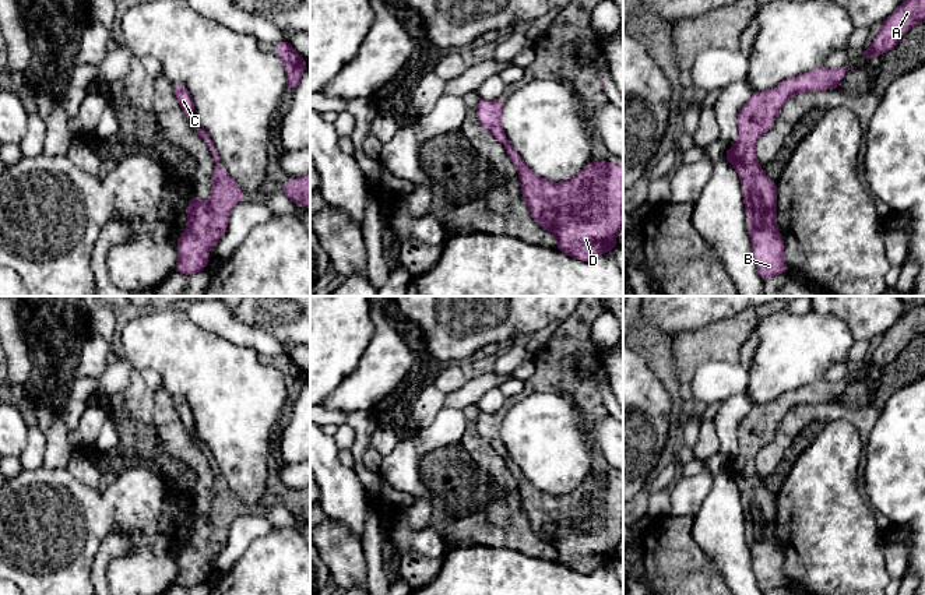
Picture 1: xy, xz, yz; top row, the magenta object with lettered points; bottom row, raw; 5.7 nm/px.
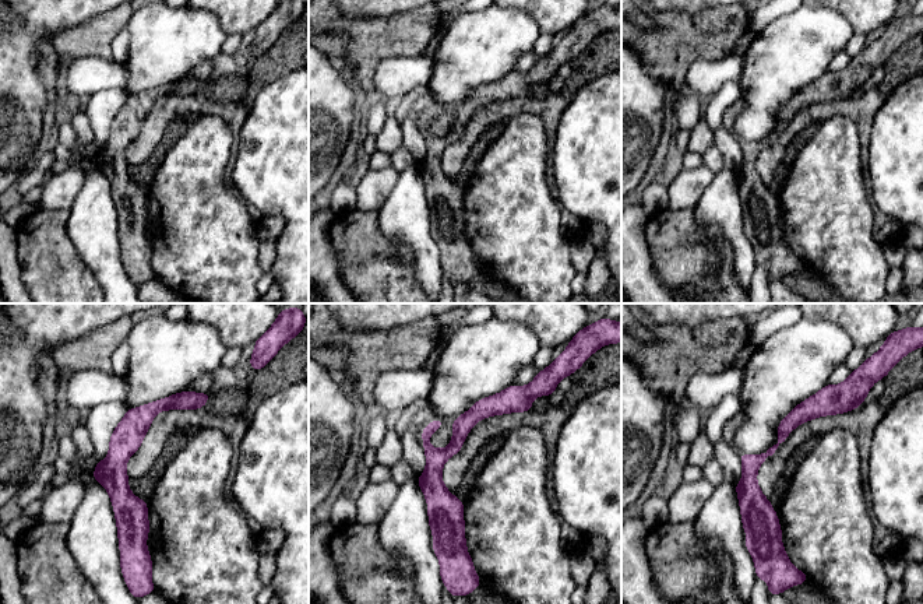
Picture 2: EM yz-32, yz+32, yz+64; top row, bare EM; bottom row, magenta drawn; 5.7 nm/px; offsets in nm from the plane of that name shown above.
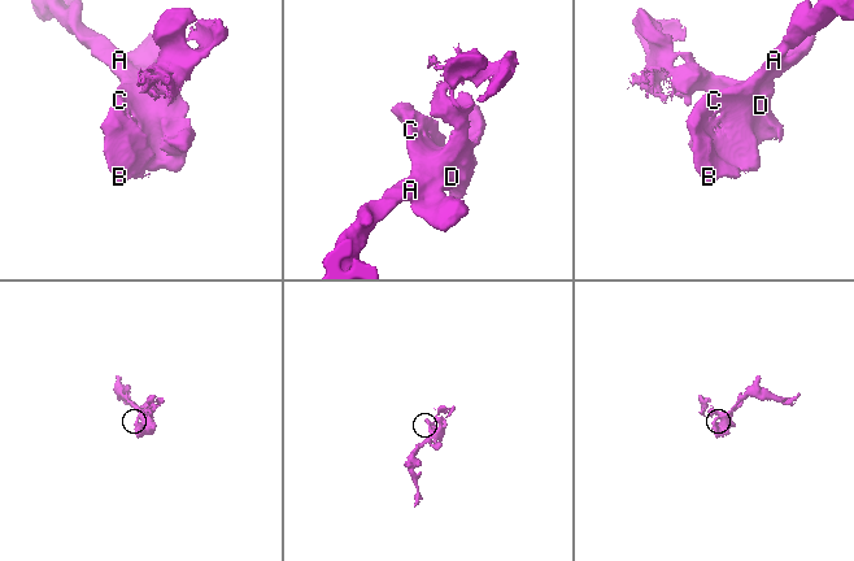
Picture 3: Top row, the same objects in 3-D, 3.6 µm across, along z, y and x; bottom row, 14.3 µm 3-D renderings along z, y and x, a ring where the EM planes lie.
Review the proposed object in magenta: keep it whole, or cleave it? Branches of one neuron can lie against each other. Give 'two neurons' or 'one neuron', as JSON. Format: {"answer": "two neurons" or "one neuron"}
{"answer": "one neuron"}

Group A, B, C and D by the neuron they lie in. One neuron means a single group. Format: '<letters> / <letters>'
A B C D

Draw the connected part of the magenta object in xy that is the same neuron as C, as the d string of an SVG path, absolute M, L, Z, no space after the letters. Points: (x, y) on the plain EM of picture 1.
M175 395L173 402L180 420L198 448L207 455L217 476L210 514L203 515L193 506L187 517L187 541L176 554L179 571L175 584L193 588L208 580L208 566L226 545L229 527L245 507L221 479L218 464L210 448L194 436L194 413L184 397Z

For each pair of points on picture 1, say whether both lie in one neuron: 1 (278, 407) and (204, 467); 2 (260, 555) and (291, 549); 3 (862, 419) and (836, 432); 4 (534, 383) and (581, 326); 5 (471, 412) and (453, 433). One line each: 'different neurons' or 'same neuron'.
1: different neurons
2: same neuron
3: different neurons
4: same neuron
5: different neurons

